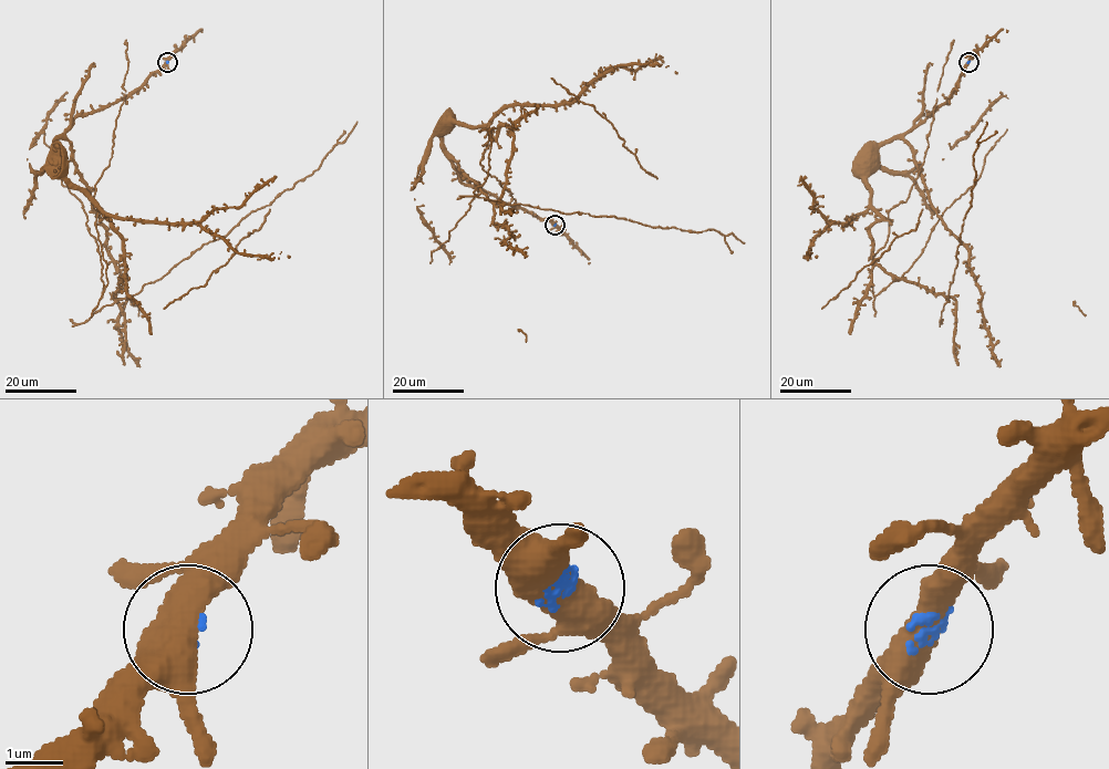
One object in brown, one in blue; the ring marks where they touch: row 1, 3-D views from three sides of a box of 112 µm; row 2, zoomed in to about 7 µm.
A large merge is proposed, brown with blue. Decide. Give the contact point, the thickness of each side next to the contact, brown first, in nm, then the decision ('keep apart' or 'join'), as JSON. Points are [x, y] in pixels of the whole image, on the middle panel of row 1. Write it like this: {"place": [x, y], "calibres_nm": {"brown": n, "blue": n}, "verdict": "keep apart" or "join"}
{"place": [555, 225], "calibres_nm": {"brown": 550, "blue": 130}, "verdict": "join"}

